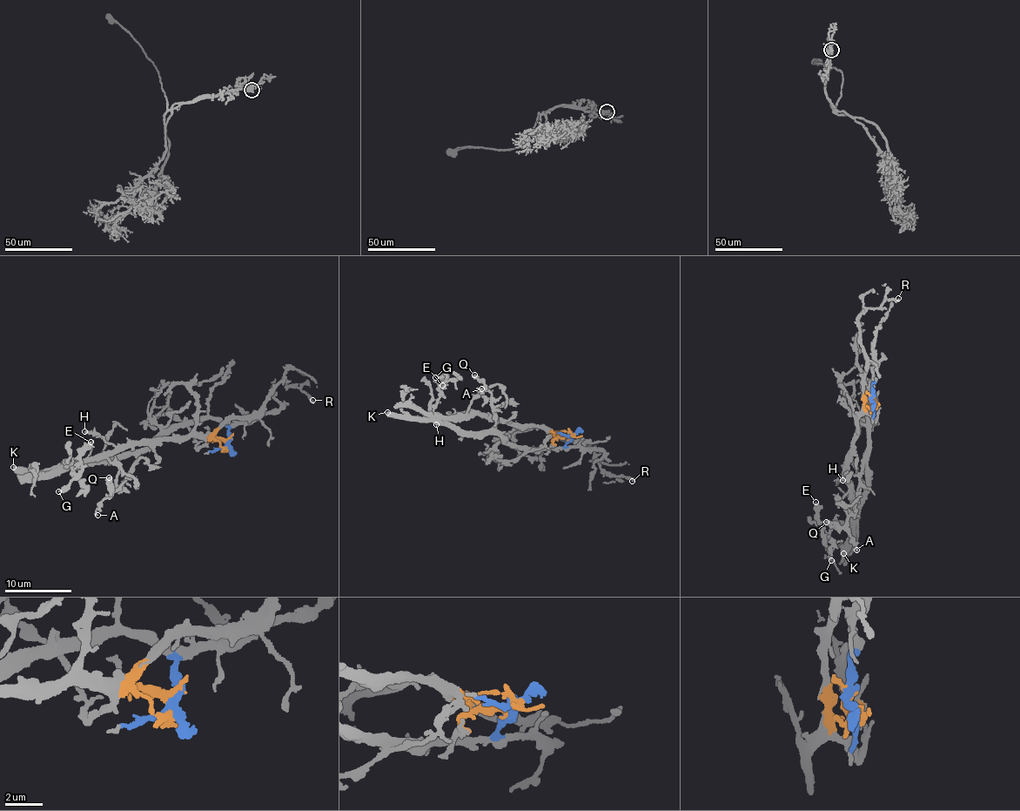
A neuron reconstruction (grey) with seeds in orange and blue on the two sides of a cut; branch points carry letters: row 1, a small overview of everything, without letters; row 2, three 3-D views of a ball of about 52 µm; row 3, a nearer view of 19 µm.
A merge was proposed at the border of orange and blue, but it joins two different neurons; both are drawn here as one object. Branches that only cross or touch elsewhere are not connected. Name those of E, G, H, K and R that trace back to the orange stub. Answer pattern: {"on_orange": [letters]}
{"on_orange": ["E", "G", "H", "R"]}

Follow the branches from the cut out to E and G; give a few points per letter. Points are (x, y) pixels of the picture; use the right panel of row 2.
E: (873, 402), (855, 422), (855, 434), (844, 463), (851, 510), (848, 520), (825, 531), (815, 502)
G: (873, 402), (855, 422), (855, 434), (844, 463), (851, 514), (828, 536), (826, 544), (831, 560)

